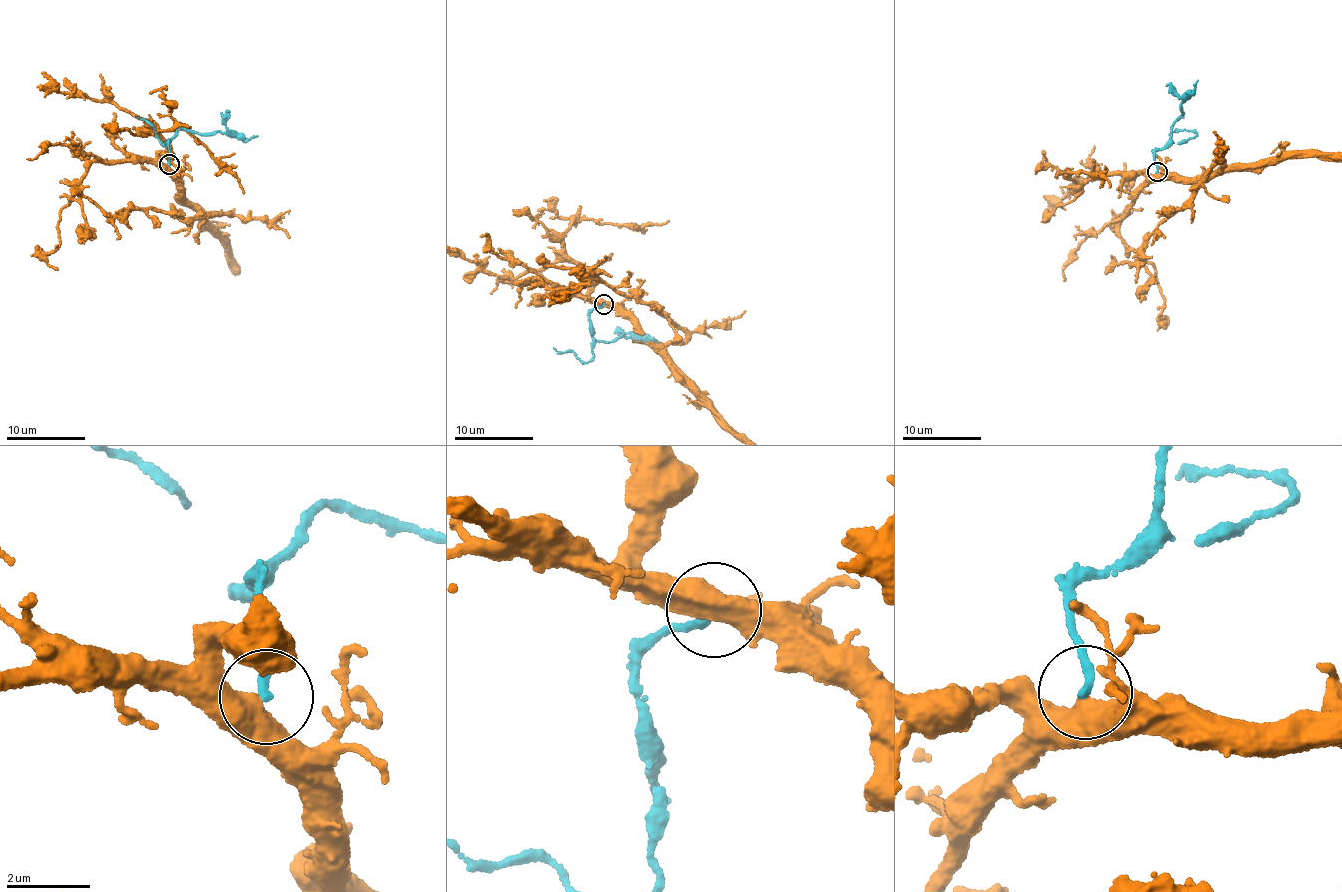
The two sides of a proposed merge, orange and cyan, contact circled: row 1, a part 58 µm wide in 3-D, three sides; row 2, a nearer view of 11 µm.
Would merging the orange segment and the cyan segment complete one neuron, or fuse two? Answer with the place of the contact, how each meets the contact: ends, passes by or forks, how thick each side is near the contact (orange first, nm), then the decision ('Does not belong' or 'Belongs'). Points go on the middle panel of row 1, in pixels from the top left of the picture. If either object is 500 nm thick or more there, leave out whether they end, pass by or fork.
Place: (604, 304). At the ring orange passes by. At the ring cyan ends. Thickness 480 nm (orange) against 200 nm. Does not belong

